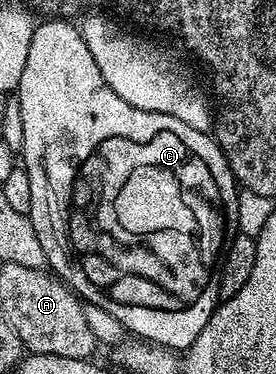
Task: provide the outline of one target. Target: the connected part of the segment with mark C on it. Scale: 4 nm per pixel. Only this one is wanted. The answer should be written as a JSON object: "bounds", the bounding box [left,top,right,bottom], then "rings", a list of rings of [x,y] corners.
{"bounds":[16,17,240,349],"rings":[[[50,17],[42,22],[35,26],[32,45],[28,48],[28,61],[24,65],[24,77],[20,77],[16,98],[20,101],[20,113],[24,120],[20,163],[26,168],[28,181],[32,181],[32,205],[29,216],[40,237],[40,245],[44,245],[49,270],[87,304],[112,313],[112,317],[120,321],[123,329],[129,334],[130,331],[134,334],[131,336],[150,345],[167,349],[190,347],[192,341],[200,337],[204,325],[208,325],[219,302],[220,260],[238,231],[236,205],[240,188],[230,172],[226,155],[207,132],[192,129],[192,125],[184,125],[184,121],[168,113],[136,109],[128,105],[124,97],[116,97],[116,93],[112,93],[112,89],[104,81],[92,53],[88,53],[88,45],[84,45],[81,30],[75,24],[74,27],[70,24],[73,22],[62,17]]]}

